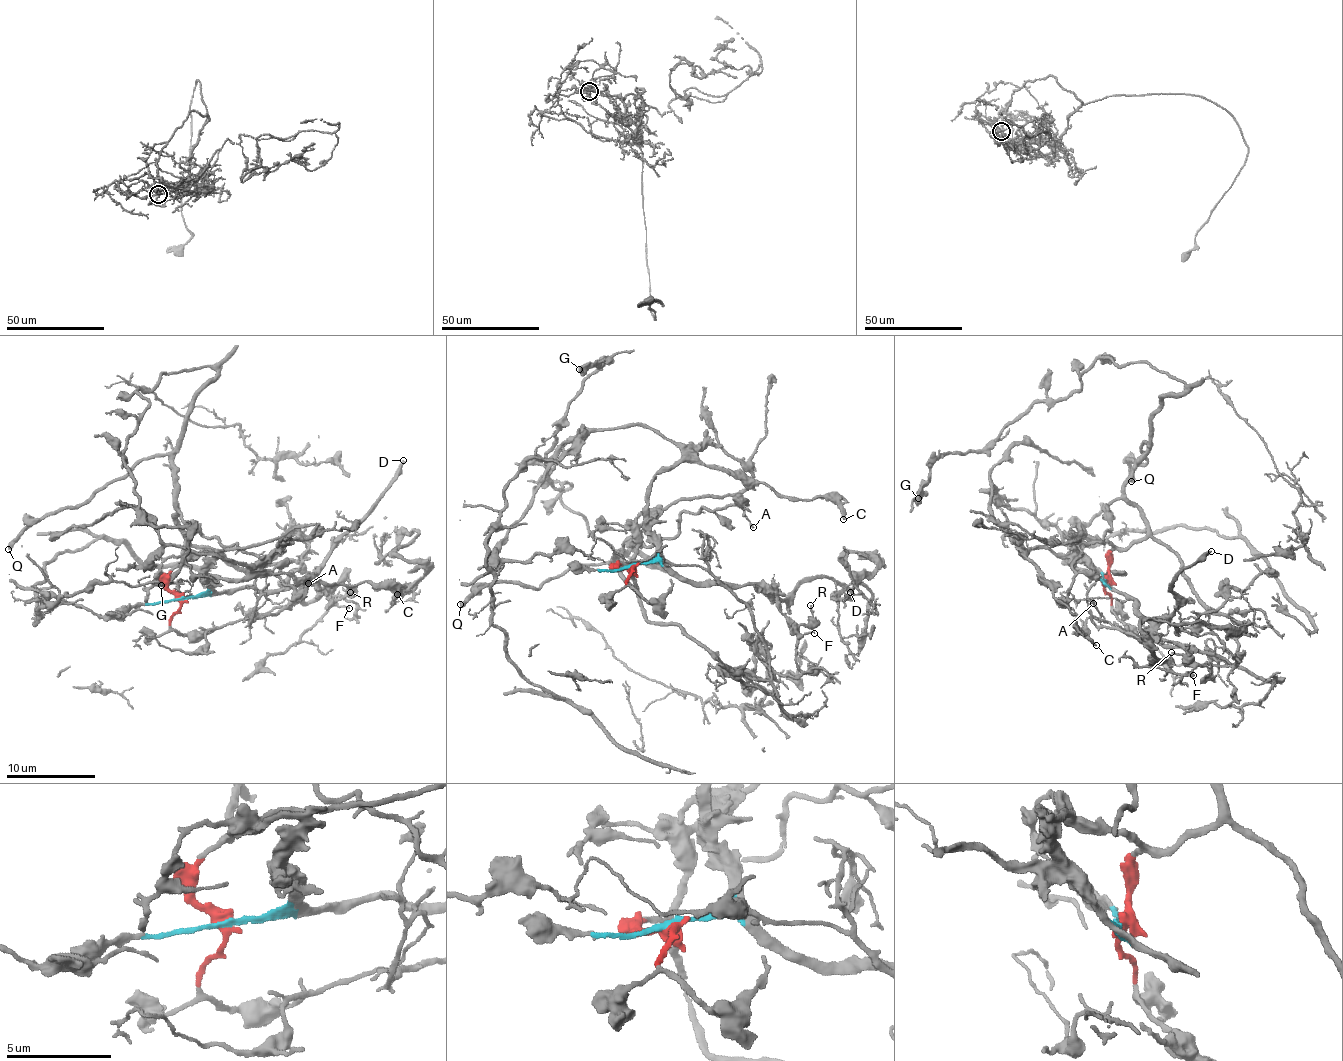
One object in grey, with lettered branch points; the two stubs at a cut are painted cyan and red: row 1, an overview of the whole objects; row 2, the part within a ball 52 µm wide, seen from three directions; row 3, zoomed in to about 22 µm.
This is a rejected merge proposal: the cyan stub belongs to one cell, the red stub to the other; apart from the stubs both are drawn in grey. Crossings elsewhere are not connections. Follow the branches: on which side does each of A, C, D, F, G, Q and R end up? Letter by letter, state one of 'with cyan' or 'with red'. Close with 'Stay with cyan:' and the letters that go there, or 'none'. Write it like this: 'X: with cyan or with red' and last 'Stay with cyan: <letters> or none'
A: with red
C: with cyan
D: with cyan
F: with red
G: with red
Q: with red
R: with red
Stay with cyan: C, D

